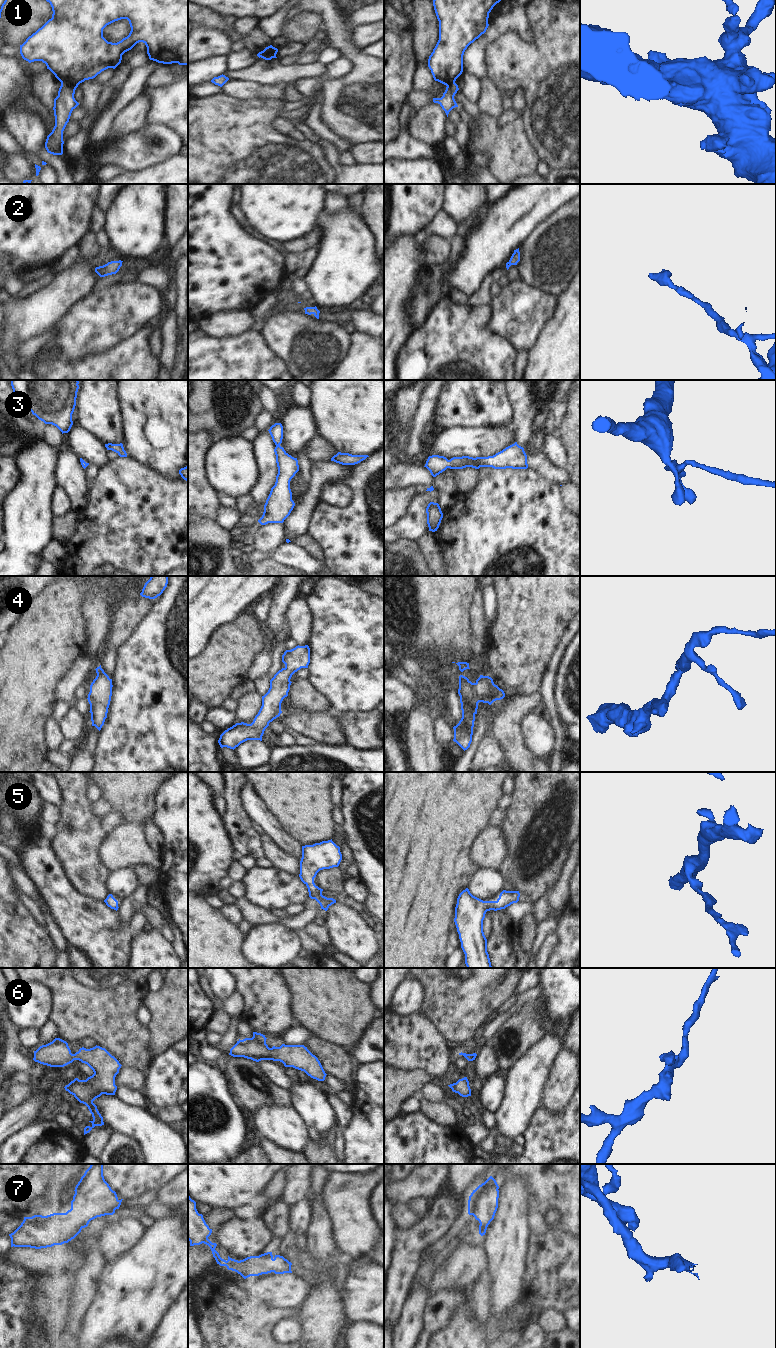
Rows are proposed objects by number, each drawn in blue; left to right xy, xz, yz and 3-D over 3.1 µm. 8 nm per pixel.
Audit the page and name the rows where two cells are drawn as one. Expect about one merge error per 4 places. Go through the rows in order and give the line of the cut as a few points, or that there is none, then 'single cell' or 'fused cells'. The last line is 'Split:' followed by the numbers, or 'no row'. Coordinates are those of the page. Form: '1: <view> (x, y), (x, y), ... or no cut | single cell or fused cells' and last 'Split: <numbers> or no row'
1: xy (61, 82), (71, 82), (77, 86) | fused cells
2: no cut | single cell
3: no cut | single cell
4: no cut | single cell
5: no cut | single cell
6: no cut | single cell
7: no cut | single cell
Split: 1

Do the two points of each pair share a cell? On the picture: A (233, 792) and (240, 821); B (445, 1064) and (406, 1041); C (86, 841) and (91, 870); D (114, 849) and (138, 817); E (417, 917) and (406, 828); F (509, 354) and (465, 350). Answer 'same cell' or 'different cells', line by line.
A: same cell
B: same cell
C: same cell
D: different cells
E: same cell
F: same cell

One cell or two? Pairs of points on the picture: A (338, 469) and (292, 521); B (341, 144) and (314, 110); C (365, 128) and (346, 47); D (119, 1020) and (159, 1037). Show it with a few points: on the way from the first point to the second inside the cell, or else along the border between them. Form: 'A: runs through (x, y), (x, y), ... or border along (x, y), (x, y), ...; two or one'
A: runs through (324, 477), (315, 486), (305, 507); one
B: runs through (332, 138), (314, 119); one
C: runs through (342, 112), (333, 105), (357, 76), (357, 70); one
D: border along (145, 1027), (147, 1032), (146, 1051), (149, 1055); two

